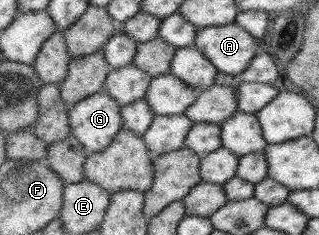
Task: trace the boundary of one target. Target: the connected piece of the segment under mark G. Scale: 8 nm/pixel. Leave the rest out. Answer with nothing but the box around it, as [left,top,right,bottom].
[68,92,122,154]

